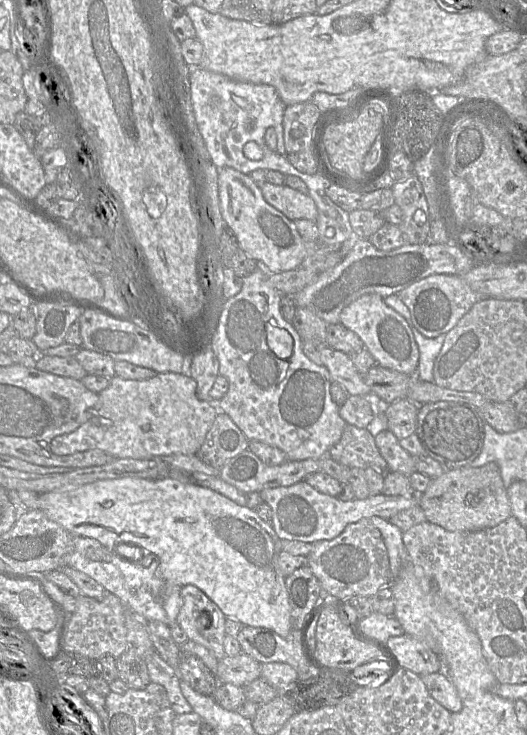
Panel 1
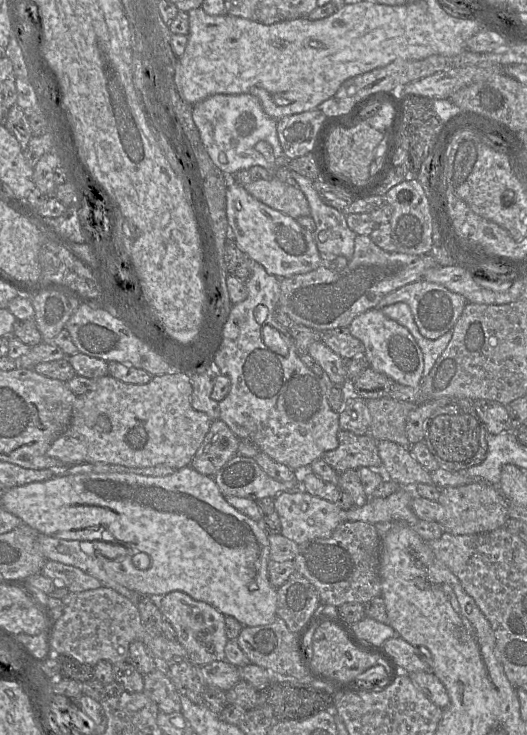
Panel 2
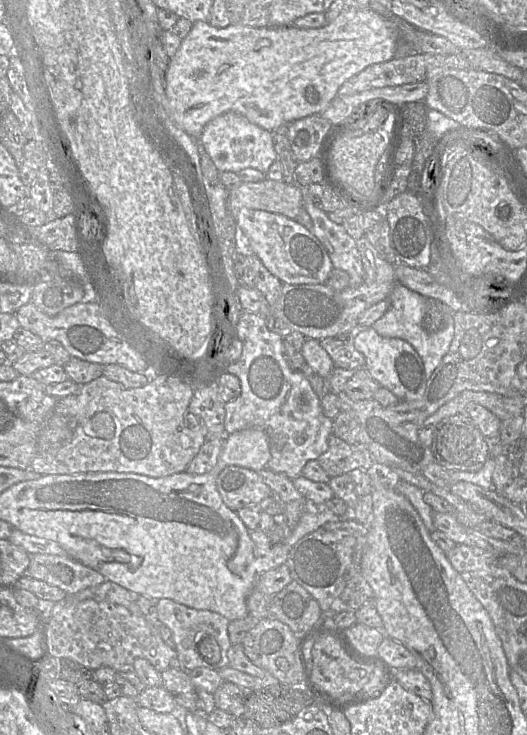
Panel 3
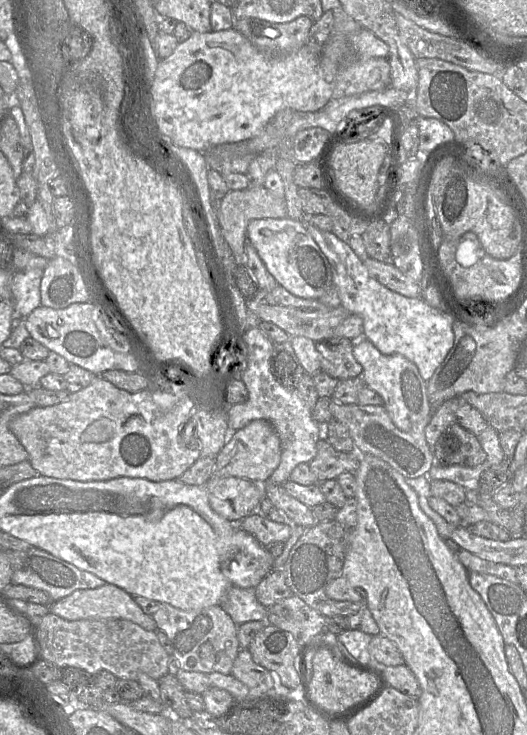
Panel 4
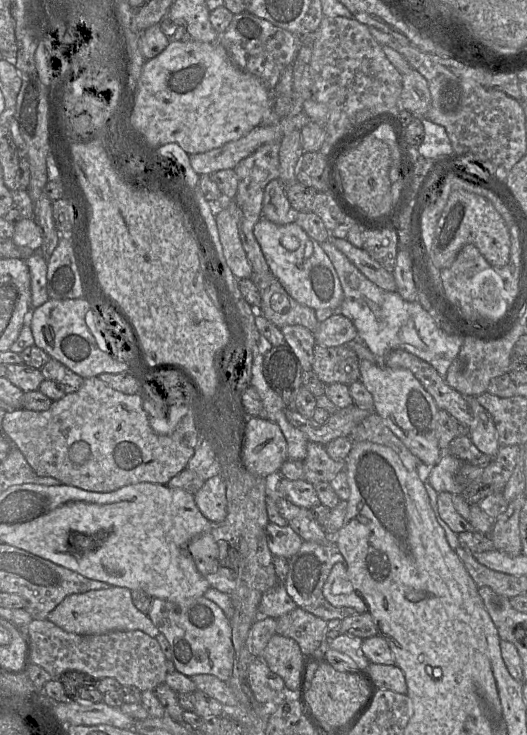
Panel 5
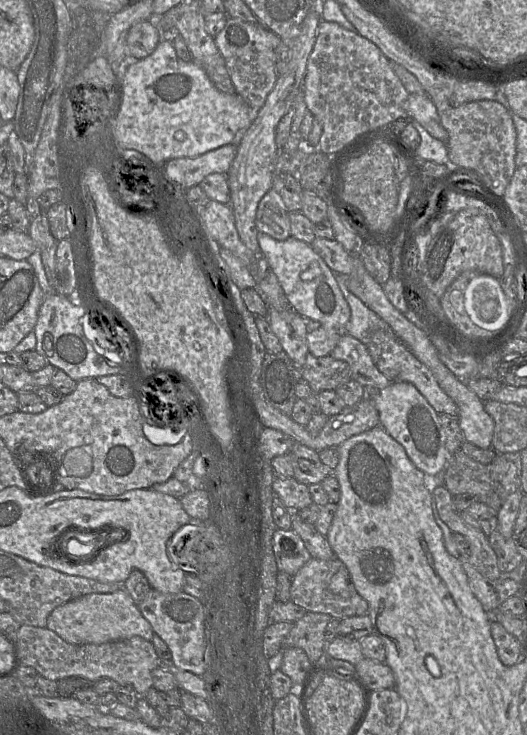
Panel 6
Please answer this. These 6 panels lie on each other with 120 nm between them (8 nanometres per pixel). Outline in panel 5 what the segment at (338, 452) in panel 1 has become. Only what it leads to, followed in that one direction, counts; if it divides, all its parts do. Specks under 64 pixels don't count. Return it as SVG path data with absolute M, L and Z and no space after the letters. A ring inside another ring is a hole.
M308 442L307 455L303 460L304 480L315 484L318 482L330 482L334 477L345 470L345 461L332 459L325 445L316 442Z

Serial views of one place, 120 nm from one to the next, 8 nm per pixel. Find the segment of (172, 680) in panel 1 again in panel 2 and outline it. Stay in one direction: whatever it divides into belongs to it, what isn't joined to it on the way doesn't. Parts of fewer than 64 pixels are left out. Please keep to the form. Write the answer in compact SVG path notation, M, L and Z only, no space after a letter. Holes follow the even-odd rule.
M161 666L144 676L143 692L156 703L160 712L171 714L182 710L181 694Z

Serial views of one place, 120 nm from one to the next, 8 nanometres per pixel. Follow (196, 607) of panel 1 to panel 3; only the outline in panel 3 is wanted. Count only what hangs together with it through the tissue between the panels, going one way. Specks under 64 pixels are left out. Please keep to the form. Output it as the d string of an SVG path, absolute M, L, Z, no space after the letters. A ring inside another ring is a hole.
M163 598L157 602L159 622L167 626L173 633L177 658L185 671L205 667L221 670L229 666L228 650L232 643L228 635L229 620L209 610L198 610Z

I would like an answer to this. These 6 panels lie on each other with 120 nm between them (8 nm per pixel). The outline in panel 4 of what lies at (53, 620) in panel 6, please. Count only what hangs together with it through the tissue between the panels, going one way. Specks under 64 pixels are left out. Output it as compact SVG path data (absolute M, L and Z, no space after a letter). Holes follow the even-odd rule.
M109 583L94 589L75 590L70 595L52 603L50 612L69 621L81 619L125 619L147 631L157 630L153 617L143 612L132 595Z

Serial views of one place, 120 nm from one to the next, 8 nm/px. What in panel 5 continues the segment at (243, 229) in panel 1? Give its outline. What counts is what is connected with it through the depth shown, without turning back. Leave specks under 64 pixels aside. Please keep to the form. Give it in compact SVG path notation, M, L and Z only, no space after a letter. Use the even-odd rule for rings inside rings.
M261 218L253 229L271 273L286 292L298 303L313 310L338 310L343 301L343 290L338 275L321 244L294 221L278 225Z

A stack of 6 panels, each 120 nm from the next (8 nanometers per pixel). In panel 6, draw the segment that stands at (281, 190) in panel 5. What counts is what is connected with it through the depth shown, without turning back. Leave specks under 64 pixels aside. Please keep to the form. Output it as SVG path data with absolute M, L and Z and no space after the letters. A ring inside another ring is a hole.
M272 188L262 197L256 212L259 232L283 241L291 236L289 213L280 195Z

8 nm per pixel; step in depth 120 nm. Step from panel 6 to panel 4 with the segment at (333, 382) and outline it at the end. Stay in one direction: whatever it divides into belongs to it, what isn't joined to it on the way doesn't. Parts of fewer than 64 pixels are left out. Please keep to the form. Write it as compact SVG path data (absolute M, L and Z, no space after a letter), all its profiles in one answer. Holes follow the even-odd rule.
M333 337L315 345L321 354L321 371L339 380L362 376L363 367L354 357L351 339Z

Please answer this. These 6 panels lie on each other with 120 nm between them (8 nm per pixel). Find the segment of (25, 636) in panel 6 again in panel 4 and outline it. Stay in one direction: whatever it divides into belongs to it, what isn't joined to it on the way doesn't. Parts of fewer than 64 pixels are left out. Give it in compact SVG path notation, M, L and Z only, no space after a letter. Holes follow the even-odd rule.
M49 612L40 622L34 624L35 639L39 649L39 659L46 660L58 668L75 667L83 669L91 675L106 670L117 679L137 680L139 672L143 672L155 680L168 674L170 655L160 644L155 631L147 631L139 625L125 619L81 619L69 621Z

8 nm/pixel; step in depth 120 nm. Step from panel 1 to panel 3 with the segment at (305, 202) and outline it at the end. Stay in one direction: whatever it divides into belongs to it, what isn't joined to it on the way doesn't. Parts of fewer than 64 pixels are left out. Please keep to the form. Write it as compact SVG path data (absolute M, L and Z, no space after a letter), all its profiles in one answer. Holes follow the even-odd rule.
M265 178L260 182L242 182L228 193L228 209L235 221L241 208L264 210L296 219L302 207L301 186L283 180Z

